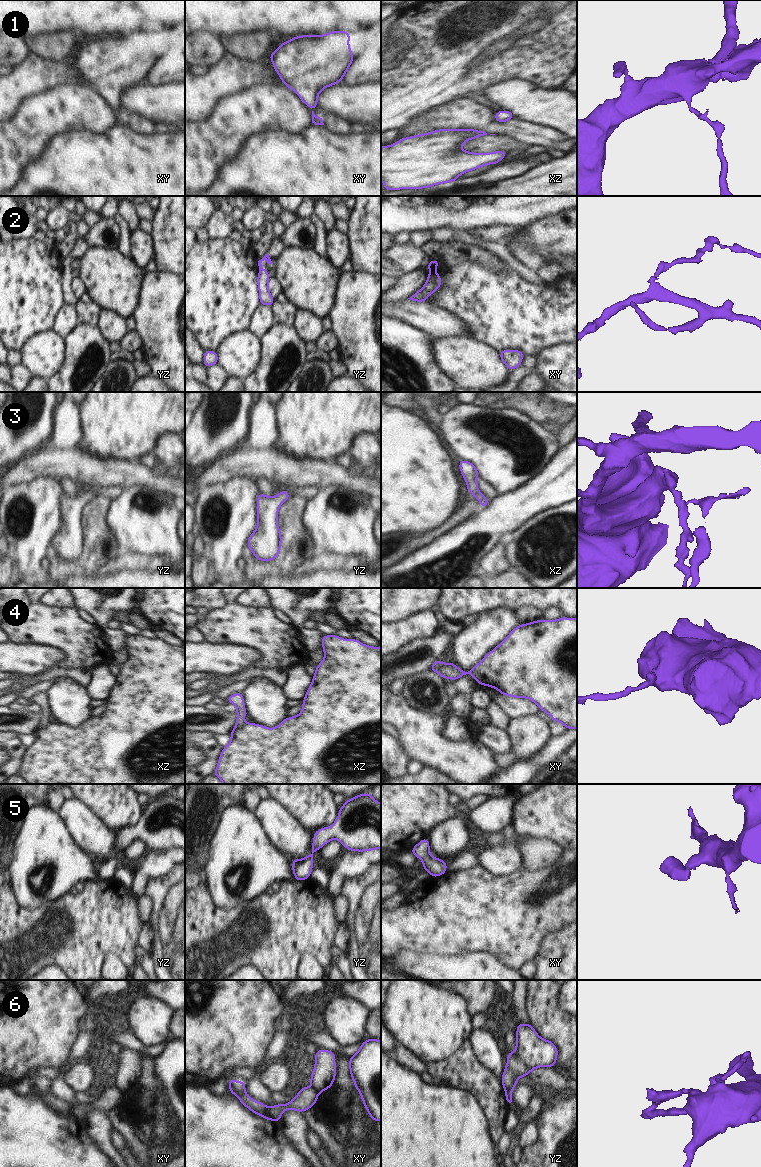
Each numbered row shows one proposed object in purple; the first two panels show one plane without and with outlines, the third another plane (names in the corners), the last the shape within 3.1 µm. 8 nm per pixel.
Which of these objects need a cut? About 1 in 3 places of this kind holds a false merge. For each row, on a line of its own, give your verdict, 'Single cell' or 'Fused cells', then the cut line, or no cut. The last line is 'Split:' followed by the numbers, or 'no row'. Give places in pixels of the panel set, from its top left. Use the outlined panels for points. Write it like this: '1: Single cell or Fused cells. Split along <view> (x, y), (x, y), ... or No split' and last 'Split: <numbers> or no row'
1: Single cell. No split
2: Single cell. No split
3: Single cell. No split
4: Fused cells. Split along xz (246, 723), (235, 728)
5: Single cell. No split
6: Fused cells. Split along xy (311, 1086), (318, 1093)
Split: 4, 6

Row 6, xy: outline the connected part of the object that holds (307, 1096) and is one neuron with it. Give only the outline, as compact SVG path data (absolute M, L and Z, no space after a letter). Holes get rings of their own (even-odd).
M231 1078L228 1081L229 1092L234 1094L239 1101L251 1112L264 1117L267 1121L280 1122L285 1110L295 1110L303 1113L316 1104L319 1093L313 1087L301 1087L298 1094L287 1104L276 1104L267 1107L265 1104L252 1099L245 1091L246 1082L236 1081Z

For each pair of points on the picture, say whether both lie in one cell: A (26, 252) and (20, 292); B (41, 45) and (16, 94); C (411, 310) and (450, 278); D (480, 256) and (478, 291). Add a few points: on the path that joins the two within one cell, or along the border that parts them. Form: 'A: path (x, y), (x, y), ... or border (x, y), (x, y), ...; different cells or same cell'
A: path (26, 262), (26, 274), (20, 282); same cell
B: border (32, 51), (47, 59), (59, 62); different cells
C: border (425, 301), (436, 304), (448, 312); different cells
D: border (456, 264), (474, 261), (485, 267), (503, 270); different cells

